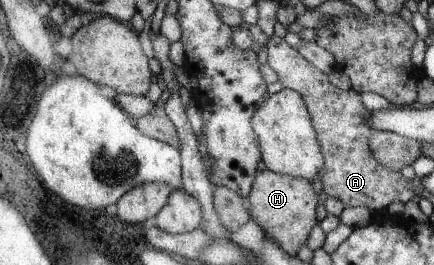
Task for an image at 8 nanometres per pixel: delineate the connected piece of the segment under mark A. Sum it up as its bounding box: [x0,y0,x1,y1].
[267,35,416,214]

